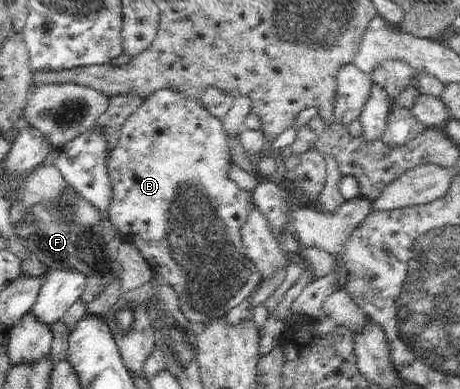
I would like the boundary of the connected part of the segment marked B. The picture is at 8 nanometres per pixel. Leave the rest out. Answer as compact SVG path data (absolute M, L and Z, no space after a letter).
M158 89L153 95L143 103L126 119L120 129L118 142L114 148L110 149L110 159L106 160L106 166L112 186L112 201L110 201L110 213L106 218L118 228L118 233L123 241L134 244L139 248L141 256L147 260L149 266L153 268L156 275L164 278L176 291L179 299L179 306L186 319L192 324L195 322L208 323L226 317L226 314L234 307L238 306L259 284L259 271L251 264L247 258L243 241L241 240L242 225L248 219L248 213L252 211L253 196L246 192L229 177L230 166L232 166L232 156L230 156L229 138L226 136L226 129L222 119L212 115L200 100L188 99L182 95L178 89Z

